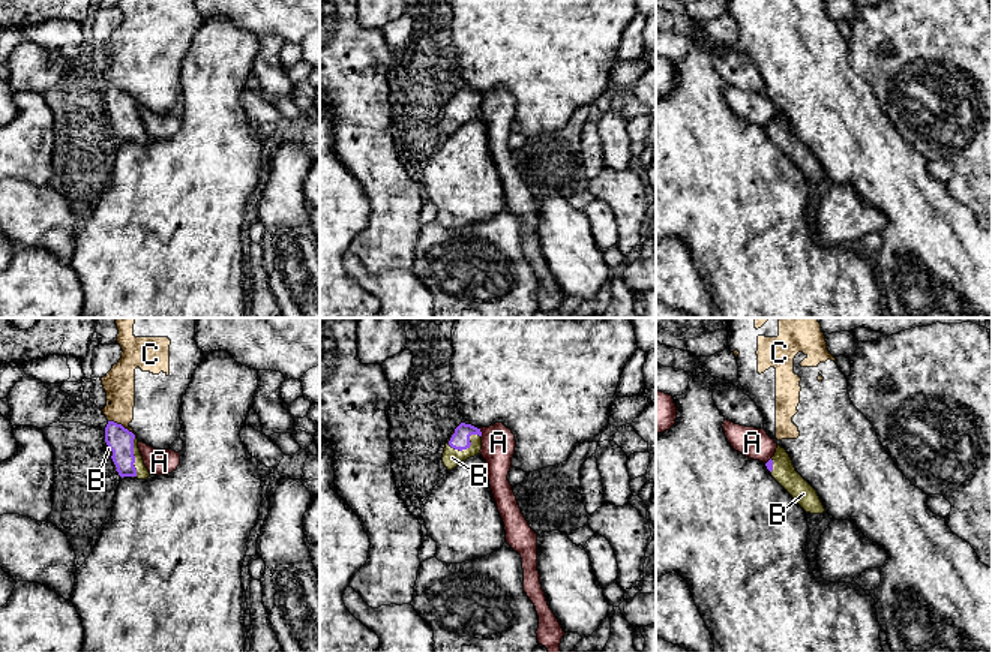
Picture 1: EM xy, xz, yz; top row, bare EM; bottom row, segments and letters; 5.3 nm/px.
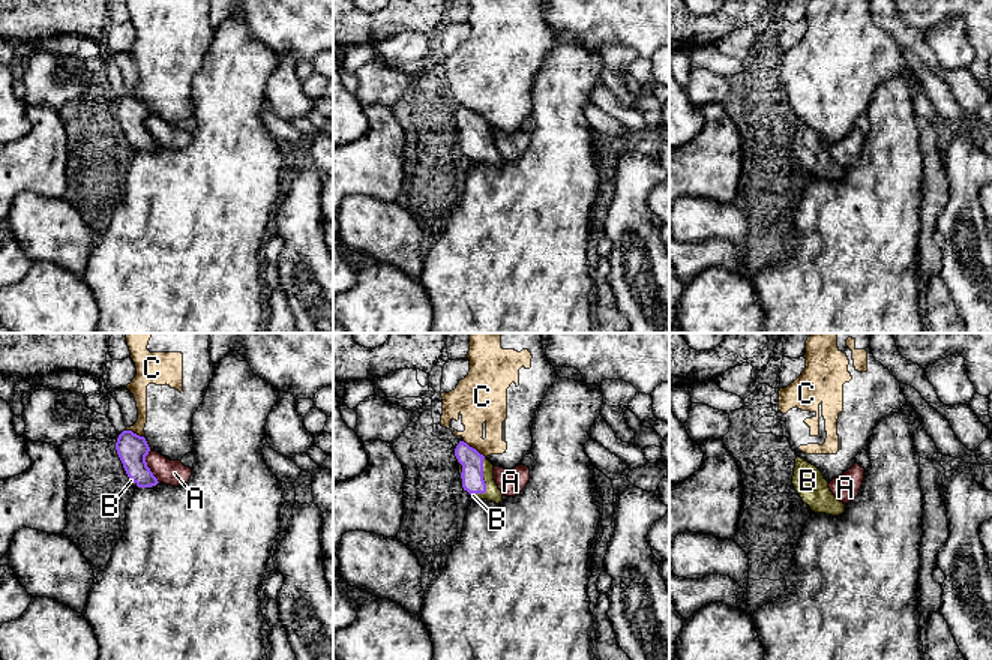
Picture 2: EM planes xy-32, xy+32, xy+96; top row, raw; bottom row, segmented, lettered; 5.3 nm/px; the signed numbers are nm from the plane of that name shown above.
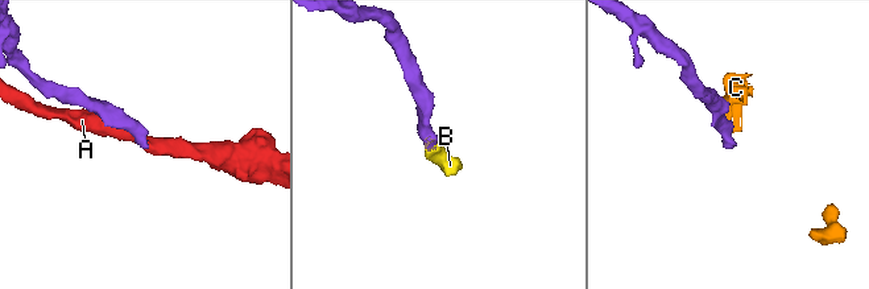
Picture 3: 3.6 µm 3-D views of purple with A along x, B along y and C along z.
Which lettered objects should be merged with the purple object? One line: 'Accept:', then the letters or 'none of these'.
Accept: B

